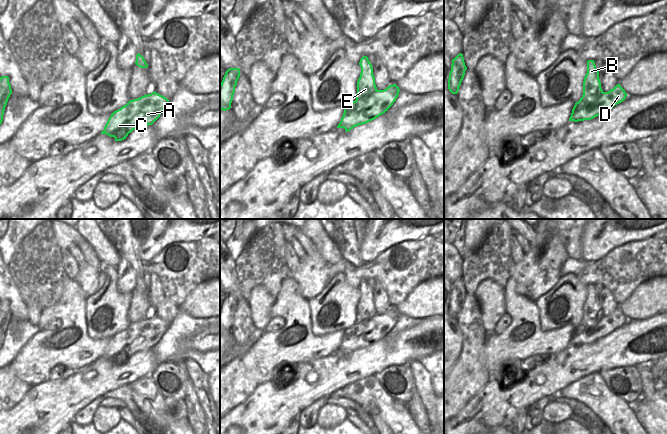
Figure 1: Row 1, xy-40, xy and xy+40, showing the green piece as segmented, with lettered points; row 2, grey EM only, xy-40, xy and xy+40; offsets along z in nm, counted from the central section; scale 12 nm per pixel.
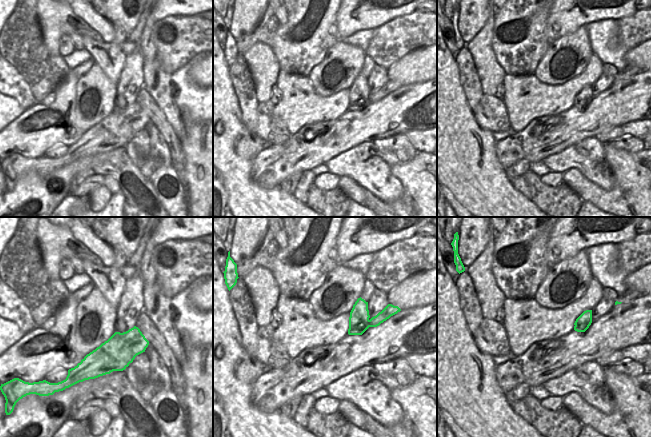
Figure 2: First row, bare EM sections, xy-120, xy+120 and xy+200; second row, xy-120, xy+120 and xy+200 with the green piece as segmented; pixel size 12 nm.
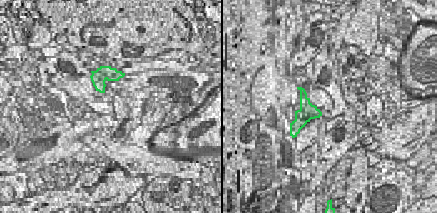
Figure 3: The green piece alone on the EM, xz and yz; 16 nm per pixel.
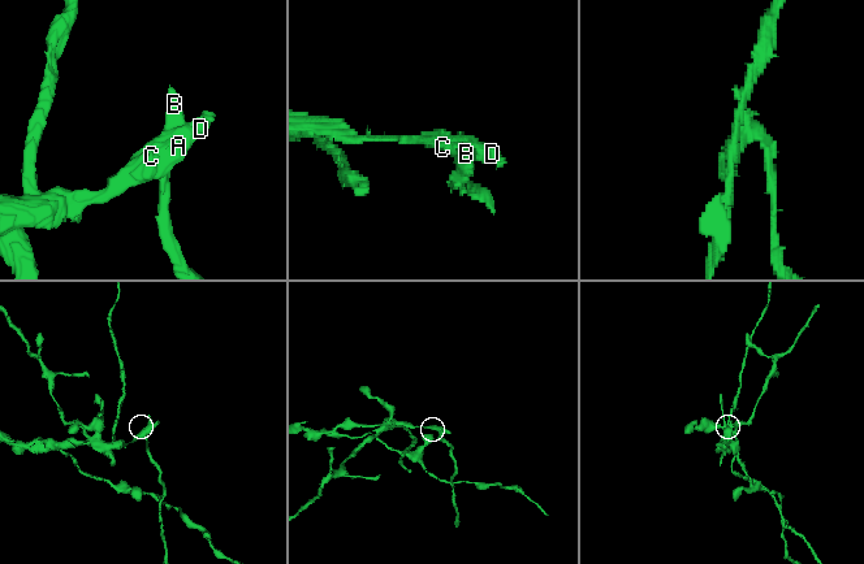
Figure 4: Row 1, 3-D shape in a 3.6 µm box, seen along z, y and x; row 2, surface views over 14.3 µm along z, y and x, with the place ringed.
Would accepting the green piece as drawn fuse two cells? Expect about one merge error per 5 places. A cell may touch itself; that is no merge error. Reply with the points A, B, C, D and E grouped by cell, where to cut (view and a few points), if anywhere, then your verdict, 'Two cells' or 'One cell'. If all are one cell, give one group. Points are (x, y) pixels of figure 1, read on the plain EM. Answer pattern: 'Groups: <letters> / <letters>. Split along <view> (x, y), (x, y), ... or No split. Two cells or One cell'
Groups: A C D / B E. Split along xy+40 (604, 316), (593, 328), (579, 325). Two cells

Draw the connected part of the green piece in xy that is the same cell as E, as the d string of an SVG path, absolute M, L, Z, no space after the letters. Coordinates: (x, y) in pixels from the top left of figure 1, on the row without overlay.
M363 280L360 283L359 289L361 291L361 297L357 305L357 324L371 320L373 317L377 315L375 301L373 299L372 288L370 287L368 281Z

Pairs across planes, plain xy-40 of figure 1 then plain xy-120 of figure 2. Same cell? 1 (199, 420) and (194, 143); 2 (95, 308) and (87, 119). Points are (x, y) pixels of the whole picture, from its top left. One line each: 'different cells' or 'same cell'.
1: different cells
2: same cell

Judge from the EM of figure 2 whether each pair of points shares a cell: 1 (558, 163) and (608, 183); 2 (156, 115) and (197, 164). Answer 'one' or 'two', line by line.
1: one
2: two

